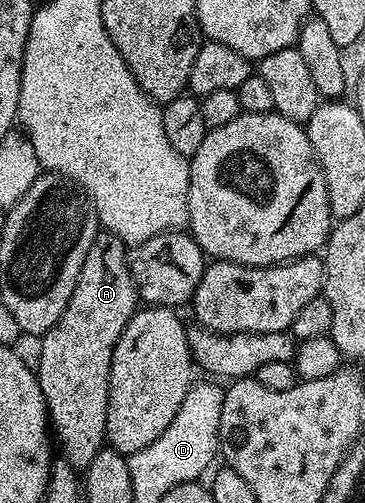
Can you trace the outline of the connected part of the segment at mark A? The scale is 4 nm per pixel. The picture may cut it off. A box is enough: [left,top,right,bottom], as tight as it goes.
[36,230,139,470]

